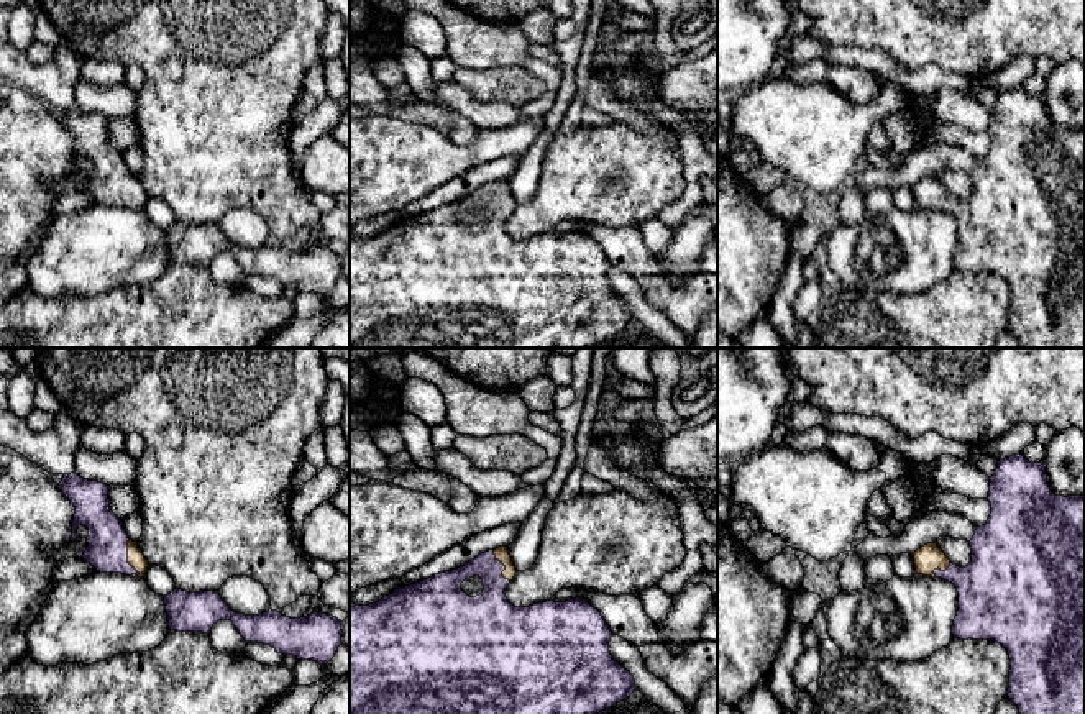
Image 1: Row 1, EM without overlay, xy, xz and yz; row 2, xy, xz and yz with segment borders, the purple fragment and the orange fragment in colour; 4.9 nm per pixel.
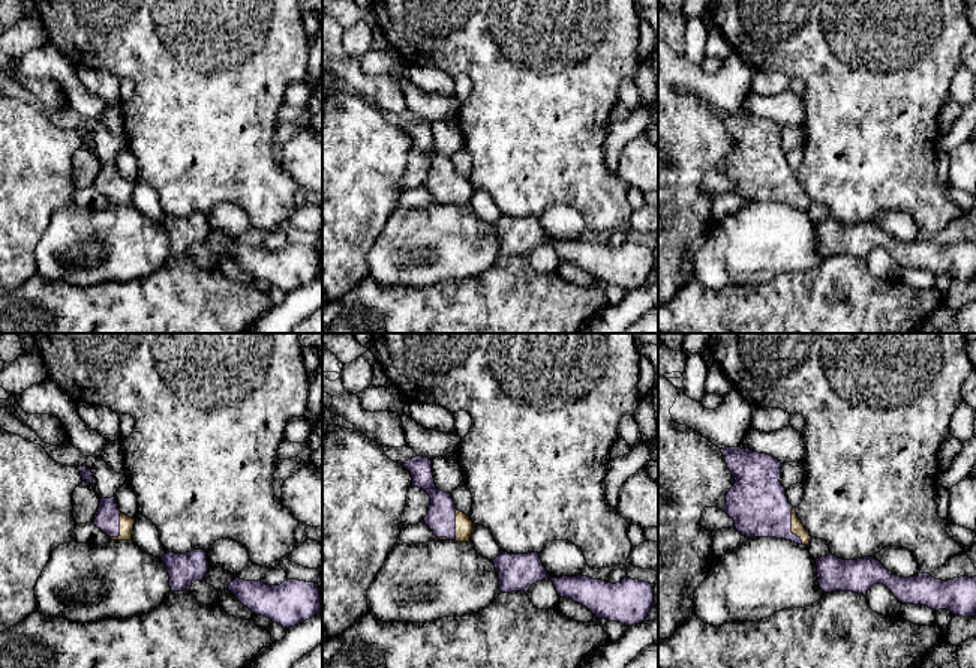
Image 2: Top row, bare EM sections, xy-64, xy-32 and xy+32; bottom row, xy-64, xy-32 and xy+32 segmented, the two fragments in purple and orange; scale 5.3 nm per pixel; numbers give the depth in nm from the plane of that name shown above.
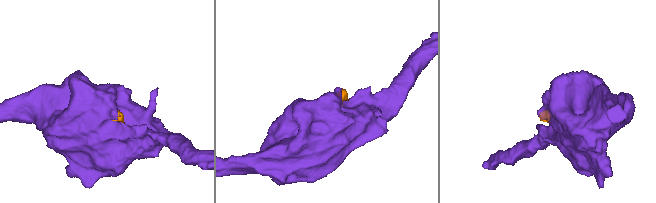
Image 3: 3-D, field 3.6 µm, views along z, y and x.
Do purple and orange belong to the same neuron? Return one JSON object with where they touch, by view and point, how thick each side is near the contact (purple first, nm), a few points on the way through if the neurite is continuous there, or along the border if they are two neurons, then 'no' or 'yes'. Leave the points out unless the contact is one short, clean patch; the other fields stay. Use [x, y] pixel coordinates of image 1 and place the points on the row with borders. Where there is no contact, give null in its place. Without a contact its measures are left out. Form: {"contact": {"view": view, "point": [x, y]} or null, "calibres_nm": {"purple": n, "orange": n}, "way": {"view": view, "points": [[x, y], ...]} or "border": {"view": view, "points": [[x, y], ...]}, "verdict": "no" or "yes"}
{"contact": {"view": "xy", "point": [127, 558]}, "calibres_nm": {"purple": 200, "orange": 80}, "verdict": "yes"}

